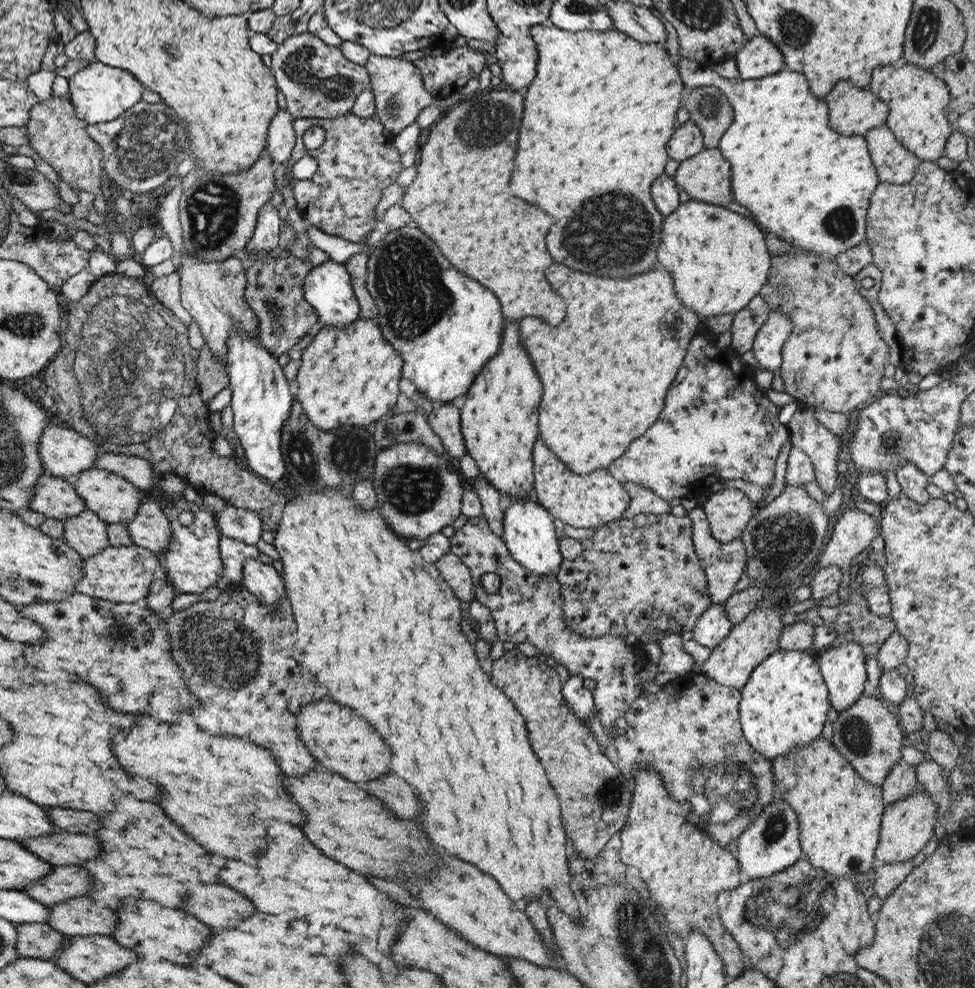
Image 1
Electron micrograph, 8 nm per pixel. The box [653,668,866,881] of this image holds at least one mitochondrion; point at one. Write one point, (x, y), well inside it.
(725, 790)

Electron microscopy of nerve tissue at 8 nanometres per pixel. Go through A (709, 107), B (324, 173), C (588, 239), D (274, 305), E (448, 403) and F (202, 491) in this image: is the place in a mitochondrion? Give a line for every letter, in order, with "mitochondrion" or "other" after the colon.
A: mitochondrion
B: other
C: mitochondrion
D: mitochondrion
E: other
F: other

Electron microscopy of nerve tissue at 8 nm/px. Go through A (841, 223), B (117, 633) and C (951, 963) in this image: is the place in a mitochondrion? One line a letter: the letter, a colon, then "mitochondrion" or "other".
A: mitochondrion
B: mitochondrion
C: mitochondrion

